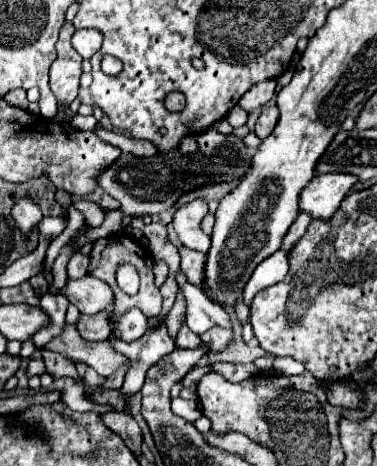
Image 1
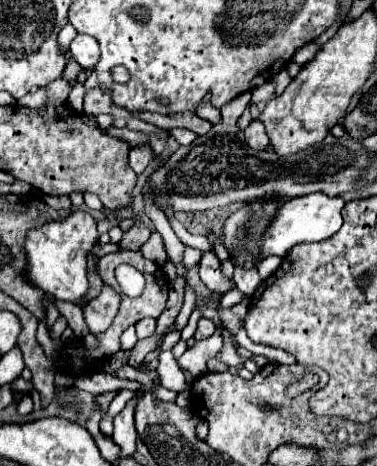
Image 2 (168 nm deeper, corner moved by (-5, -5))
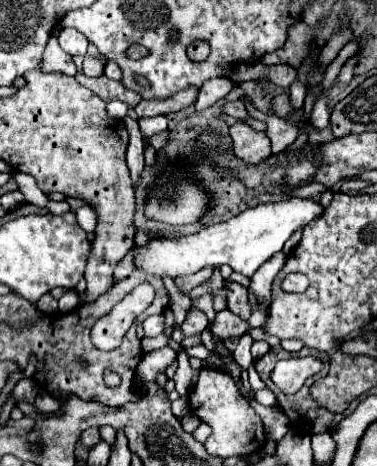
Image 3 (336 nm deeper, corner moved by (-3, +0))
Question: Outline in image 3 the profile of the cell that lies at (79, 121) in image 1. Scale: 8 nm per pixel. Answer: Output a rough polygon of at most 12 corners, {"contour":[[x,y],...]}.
{"contour":[[120,101],[106,105],[112,119],[124,119],[128,105]]}

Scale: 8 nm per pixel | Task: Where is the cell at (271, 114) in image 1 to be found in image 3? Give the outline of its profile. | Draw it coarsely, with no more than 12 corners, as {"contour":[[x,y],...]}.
{"contour":[[246,123],[230,127],[234,153],[246,163],[270,155],[270,139]]}

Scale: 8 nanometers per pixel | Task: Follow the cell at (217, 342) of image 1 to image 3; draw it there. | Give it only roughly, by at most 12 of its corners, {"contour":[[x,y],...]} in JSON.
{"contour":[[192,307],[182,325],[186,337],[200,337],[210,321]]}

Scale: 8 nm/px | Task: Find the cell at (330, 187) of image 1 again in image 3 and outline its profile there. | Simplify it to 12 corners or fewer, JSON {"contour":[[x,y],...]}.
{"contour":[[314,199],[260,203],[178,239],[136,245],[148,275],[230,265],[252,277],[324,213]]}

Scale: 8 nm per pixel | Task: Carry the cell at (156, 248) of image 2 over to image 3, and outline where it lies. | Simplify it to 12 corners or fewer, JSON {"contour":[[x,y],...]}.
{"contour":[[129,251],[117,263],[113,273],[115,283],[126,278],[136,269],[135,253]]}

